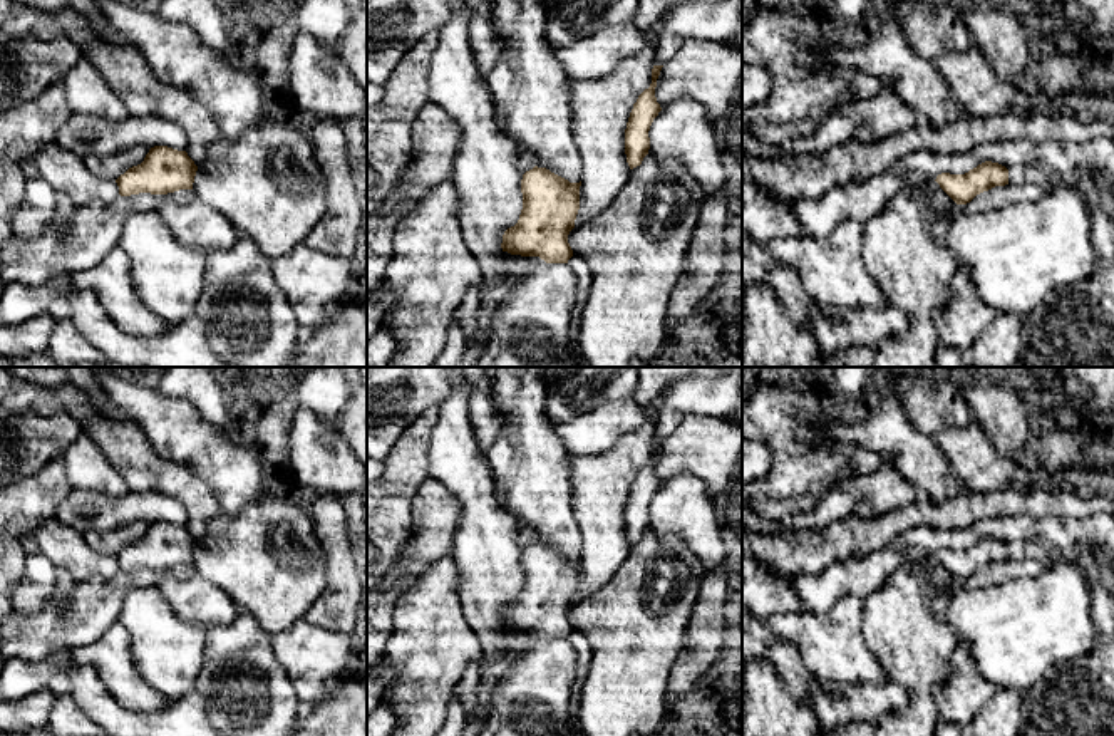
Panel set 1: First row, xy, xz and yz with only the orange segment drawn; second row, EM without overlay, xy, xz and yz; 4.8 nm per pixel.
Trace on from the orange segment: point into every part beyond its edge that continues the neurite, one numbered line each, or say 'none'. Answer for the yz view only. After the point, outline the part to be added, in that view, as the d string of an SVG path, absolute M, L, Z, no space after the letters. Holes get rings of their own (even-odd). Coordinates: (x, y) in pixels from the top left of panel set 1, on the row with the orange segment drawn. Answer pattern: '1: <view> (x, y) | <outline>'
1: yz (1019, 175) | M1013 166L1008 169L1008 183L1012 184L1037 184L1052 188L1050 181L1040 168L1035 166Z

